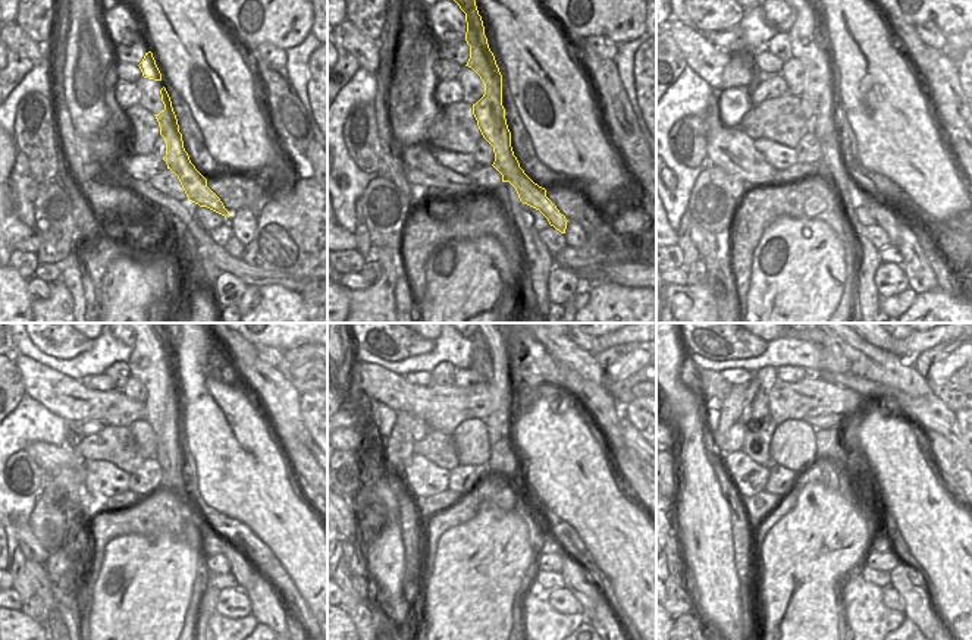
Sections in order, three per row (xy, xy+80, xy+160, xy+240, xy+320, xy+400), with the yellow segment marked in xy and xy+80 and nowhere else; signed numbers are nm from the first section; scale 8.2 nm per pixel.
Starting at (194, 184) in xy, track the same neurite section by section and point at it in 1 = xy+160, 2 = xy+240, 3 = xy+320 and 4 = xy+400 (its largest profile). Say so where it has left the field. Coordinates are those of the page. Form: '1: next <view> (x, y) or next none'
1: next xy+160 (808, 43)
2: next xy+240 (151, 363)
3: next xy+320 (488, 353)
4: next xy+400 (918, 608)

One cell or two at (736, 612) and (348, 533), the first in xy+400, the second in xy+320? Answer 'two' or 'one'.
two

